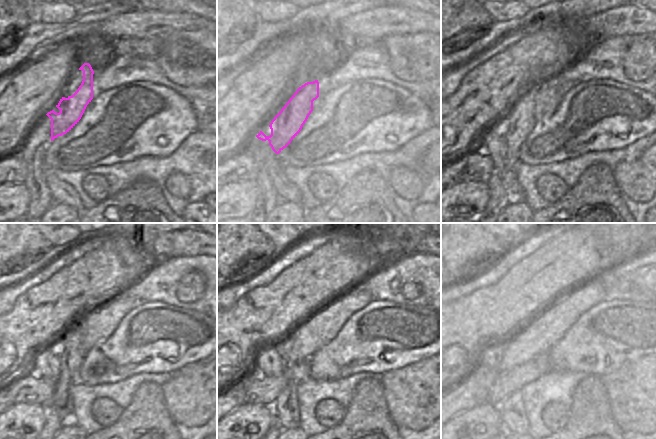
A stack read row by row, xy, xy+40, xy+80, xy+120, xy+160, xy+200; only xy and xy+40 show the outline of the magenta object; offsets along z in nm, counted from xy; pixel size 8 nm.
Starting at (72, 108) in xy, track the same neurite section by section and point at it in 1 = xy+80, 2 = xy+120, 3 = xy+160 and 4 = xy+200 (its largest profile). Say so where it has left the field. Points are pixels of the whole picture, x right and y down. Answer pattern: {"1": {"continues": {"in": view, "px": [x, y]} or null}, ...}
{"1": {"continues": {"in": "xy+80", "px": [520, 121]}}, "2": {"continues": {"in": "xy+120", "px": [70, 354]}}, "3": {"continues": {"in": "xy+160", "px": [286, 409]}}, "4": {"continues": {"in": "xy+200", "px": [513, 418]}}}

